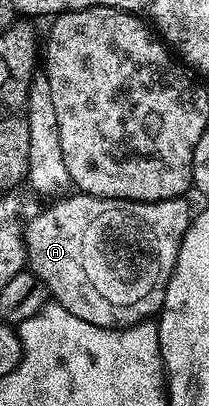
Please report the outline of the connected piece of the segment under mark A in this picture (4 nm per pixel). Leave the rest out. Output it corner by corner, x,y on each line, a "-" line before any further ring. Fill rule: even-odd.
82,192
67,197
52,201
55,203
48,210
25,222
23,243
27,245
27,266
31,273
43,281
48,295
58,305
94,326
121,330
158,315
163,309
181,242
191,227
193,209
186,202
188,199
180,196
160,202
126,202
124,198
98,198

